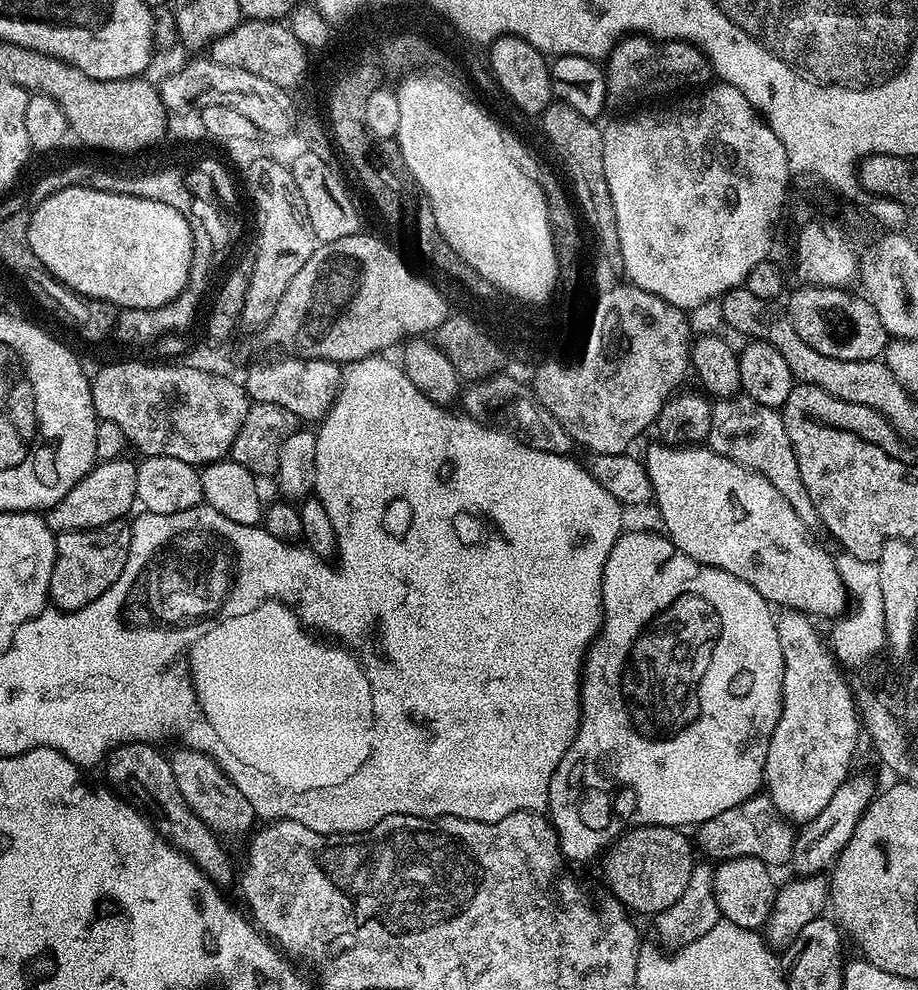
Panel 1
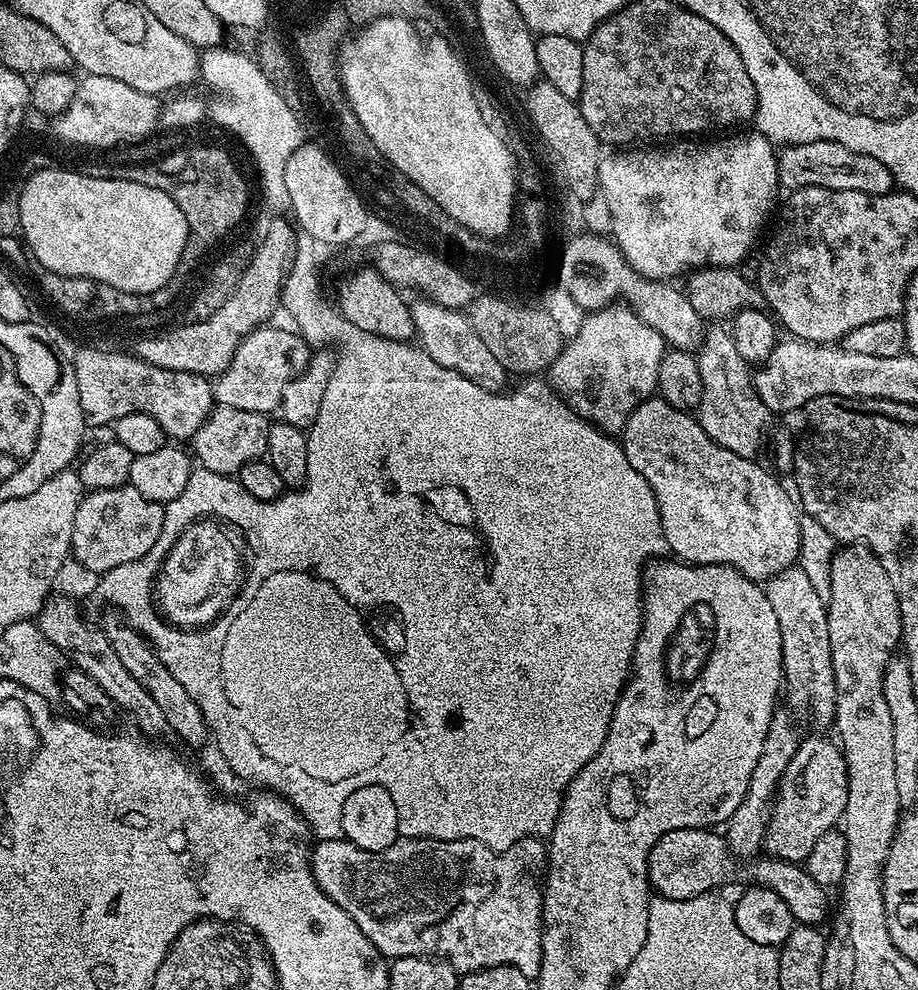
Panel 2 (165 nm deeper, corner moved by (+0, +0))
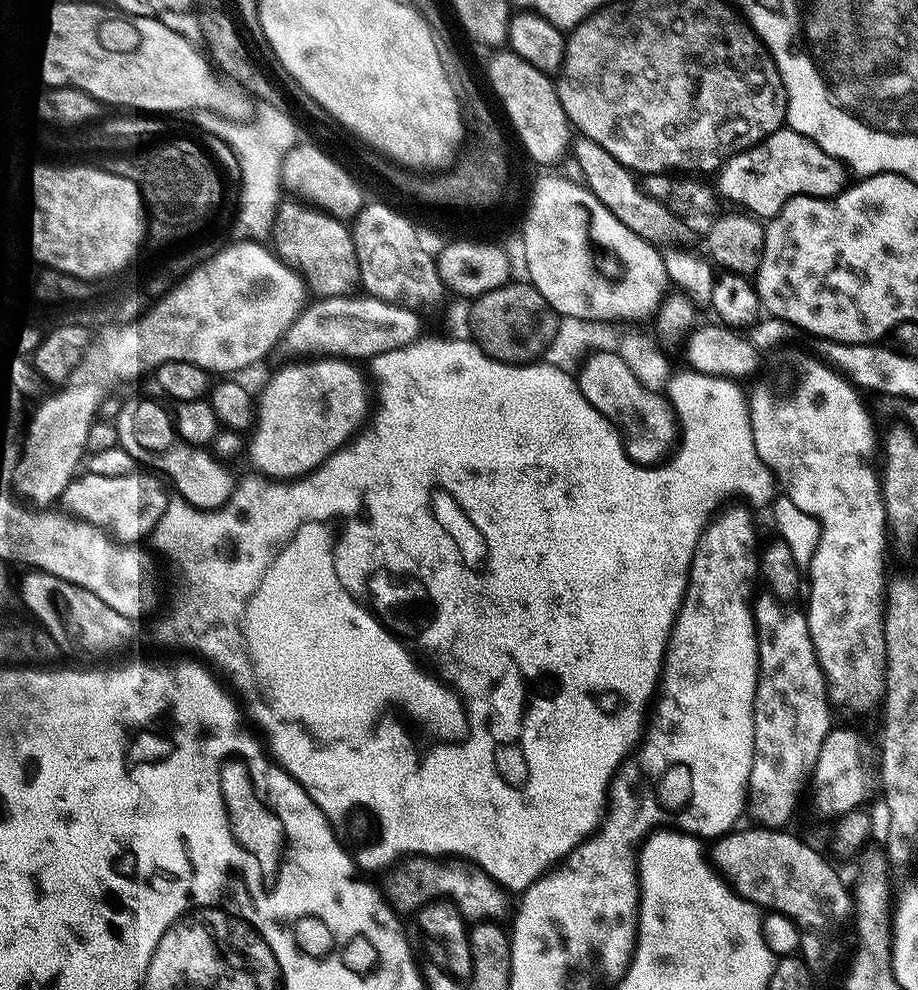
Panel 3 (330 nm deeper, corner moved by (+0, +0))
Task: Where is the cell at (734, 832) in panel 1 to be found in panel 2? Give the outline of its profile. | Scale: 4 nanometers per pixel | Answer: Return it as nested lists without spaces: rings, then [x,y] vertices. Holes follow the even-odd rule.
[[[824,734],[805,735],[800,741],[794,758],[782,774],[778,795],[768,814],[768,829],[764,836],[763,847],[768,848],[767,855],[778,860],[789,860],[791,864],[800,864],[808,859],[810,850],[822,838],[822,834],[833,831],[841,823],[848,793],[848,767],[844,761],[843,751],[835,739],[827,740]]]

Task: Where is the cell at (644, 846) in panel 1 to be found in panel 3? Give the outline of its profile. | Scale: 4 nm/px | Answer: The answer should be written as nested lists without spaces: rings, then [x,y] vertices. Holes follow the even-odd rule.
[[[751,827],[725,832],[713,843],[716,845],[710,848],[712,867],[742,898],[761,910],[789,916],[796,923],[800,930],[799,951],[809,968],[830,967],[832,952],[840,948],[840,931],[847,920],[849,923],[854,906],[849,885],[840,881],[827,855],[820,856],[818,849],[791,836],[788,830]]]

